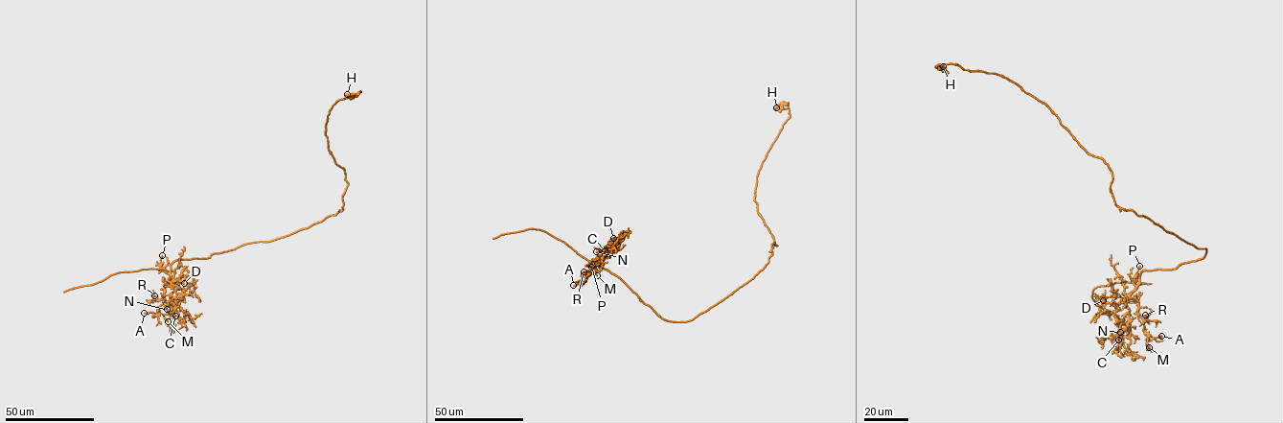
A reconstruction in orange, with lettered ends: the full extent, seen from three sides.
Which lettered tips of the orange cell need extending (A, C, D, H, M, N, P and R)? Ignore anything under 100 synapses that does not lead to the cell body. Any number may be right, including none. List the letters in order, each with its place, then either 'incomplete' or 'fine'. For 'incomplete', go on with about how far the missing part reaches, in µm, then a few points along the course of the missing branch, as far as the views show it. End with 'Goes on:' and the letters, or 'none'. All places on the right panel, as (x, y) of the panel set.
A: place (1161, 336); fine
C: place (1118, 340); fine
D: place (1103, 300); fine
H: place (943, 66); fine
M: place (1149, 347); fine
N: place (1120, 332); fine
P: place (1139, 266); fine
R: place (1145, 315); fine
Goes on: none

